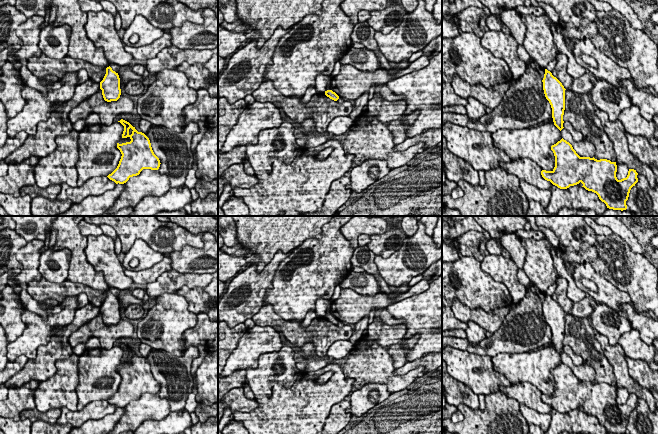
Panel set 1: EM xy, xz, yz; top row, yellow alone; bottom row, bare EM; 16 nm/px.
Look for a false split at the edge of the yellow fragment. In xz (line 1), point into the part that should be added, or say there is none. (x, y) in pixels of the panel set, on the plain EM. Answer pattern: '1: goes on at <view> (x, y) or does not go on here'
1: does not go on here

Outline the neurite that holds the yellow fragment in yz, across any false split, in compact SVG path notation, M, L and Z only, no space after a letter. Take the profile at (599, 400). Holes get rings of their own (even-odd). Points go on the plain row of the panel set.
M563 362L552 369L551 374L555 380L555 391L552 395L541 395L541 399L545 404L550 405L560 413L567 413L581 406L583 408L582 411L596 417L599 423L606 428L607 432L613 434L627 433L626 425L630 414L638 406L636 394L629 393L627 401L618 404L616 401L616 386L611 386L607 383L597 384L594 381L580 381L572 369Z

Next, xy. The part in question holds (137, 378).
M123 343L118 346L124 350L122 362L129 361L131 365L117 367L122 380L117 392L107 401L116 408L124 408L130 401L139 399L143 393L158 394L161 387L152 374L149 362L129 346Z

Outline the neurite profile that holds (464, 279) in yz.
M462 255L455 262L442 263L442 306L452 307L454 299L458 299L470 309L481 308L486 312L502 309L513 303L507 287L484 272L481 269L481 262L474 257Z

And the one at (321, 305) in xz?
M318 299L315 303L315 312L317 316L324 317L327 309L331 306L332 301L329 299Z

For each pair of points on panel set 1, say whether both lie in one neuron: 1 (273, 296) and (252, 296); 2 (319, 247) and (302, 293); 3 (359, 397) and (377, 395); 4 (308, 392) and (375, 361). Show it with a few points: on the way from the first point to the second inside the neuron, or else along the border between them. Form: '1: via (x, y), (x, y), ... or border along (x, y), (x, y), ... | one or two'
1: border along (274, 274), (272, 286), (266, 291), (261, 305) | two
2: via (318, 258), (318, 264), (302, 282) | one
3: via (363, 397), (373, 395) | one
4: border along (342, 368), (345, 375), (353, 379), (352, 386) | two

